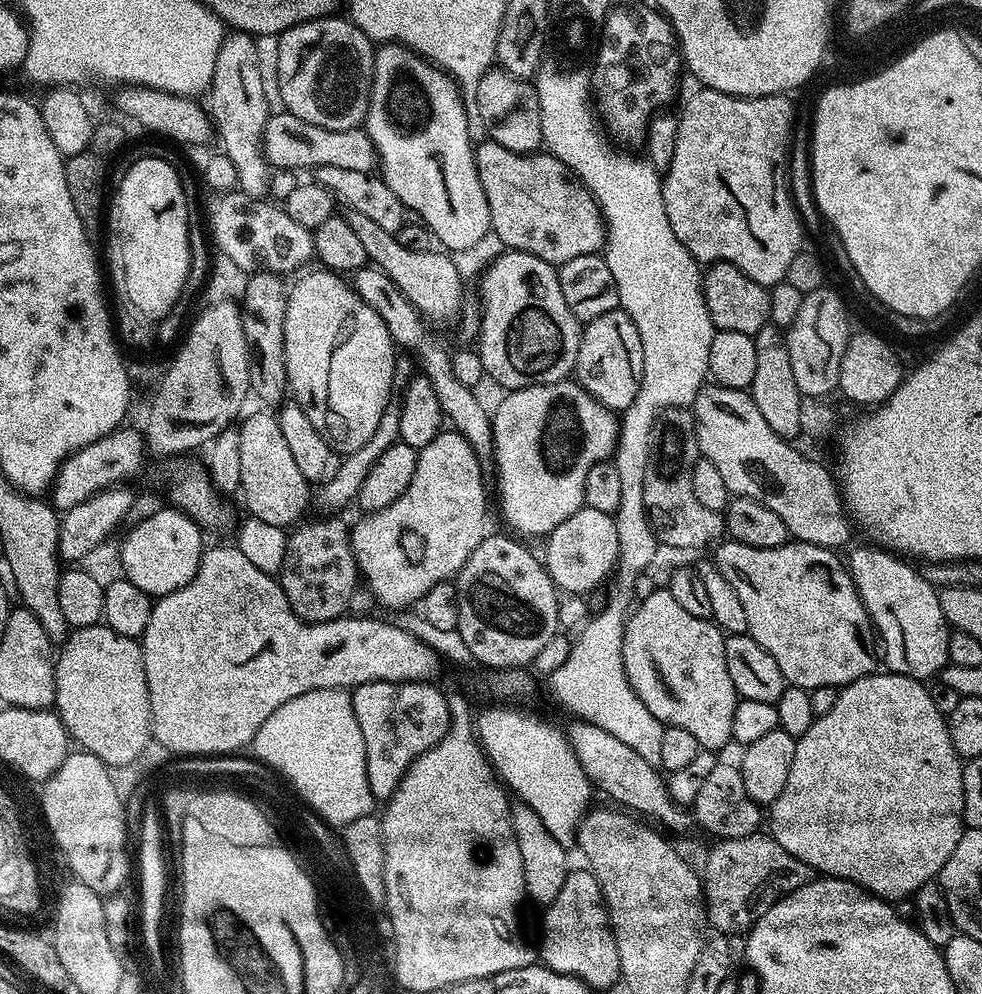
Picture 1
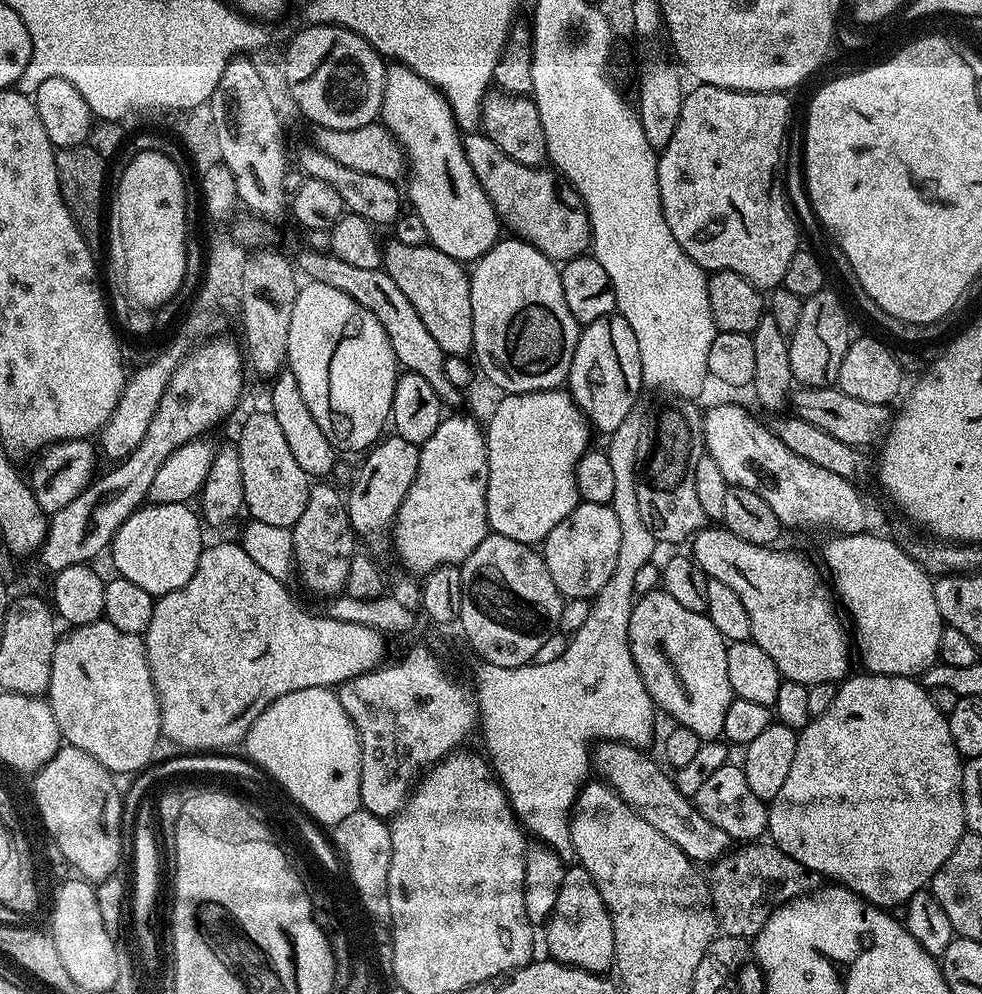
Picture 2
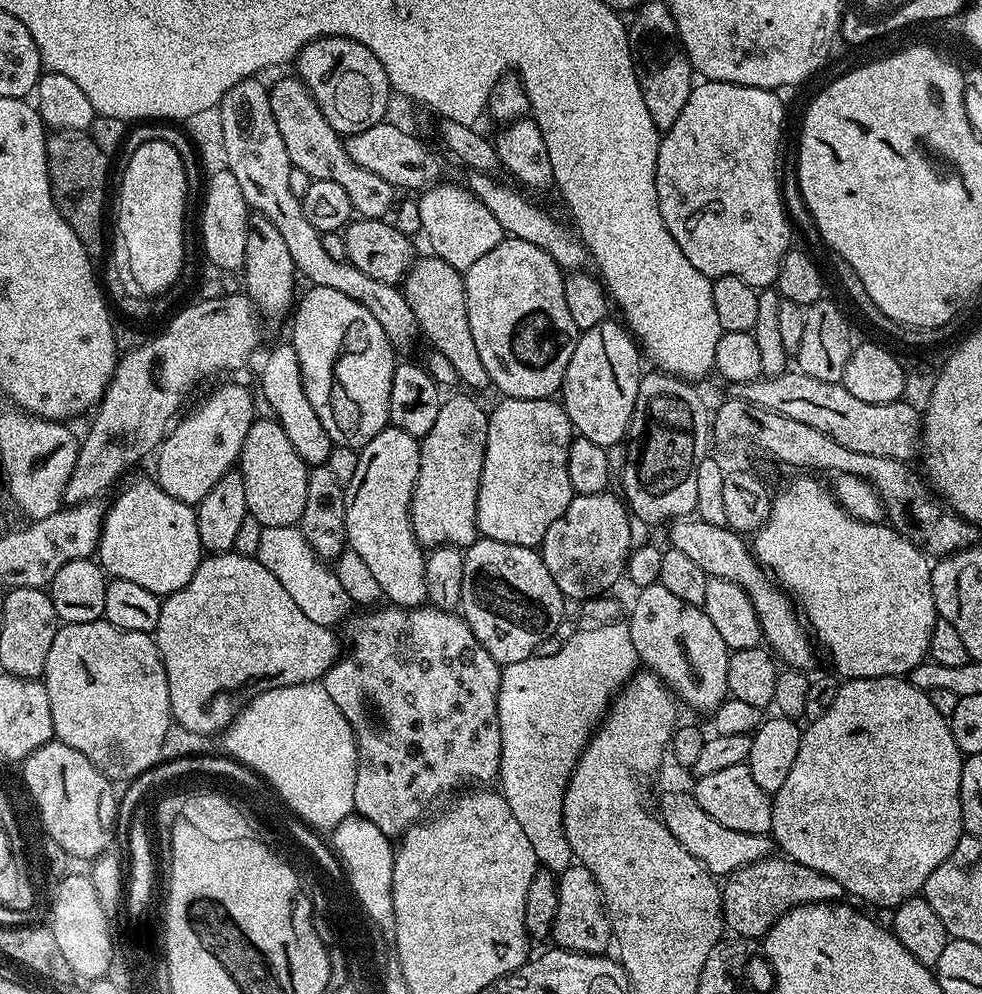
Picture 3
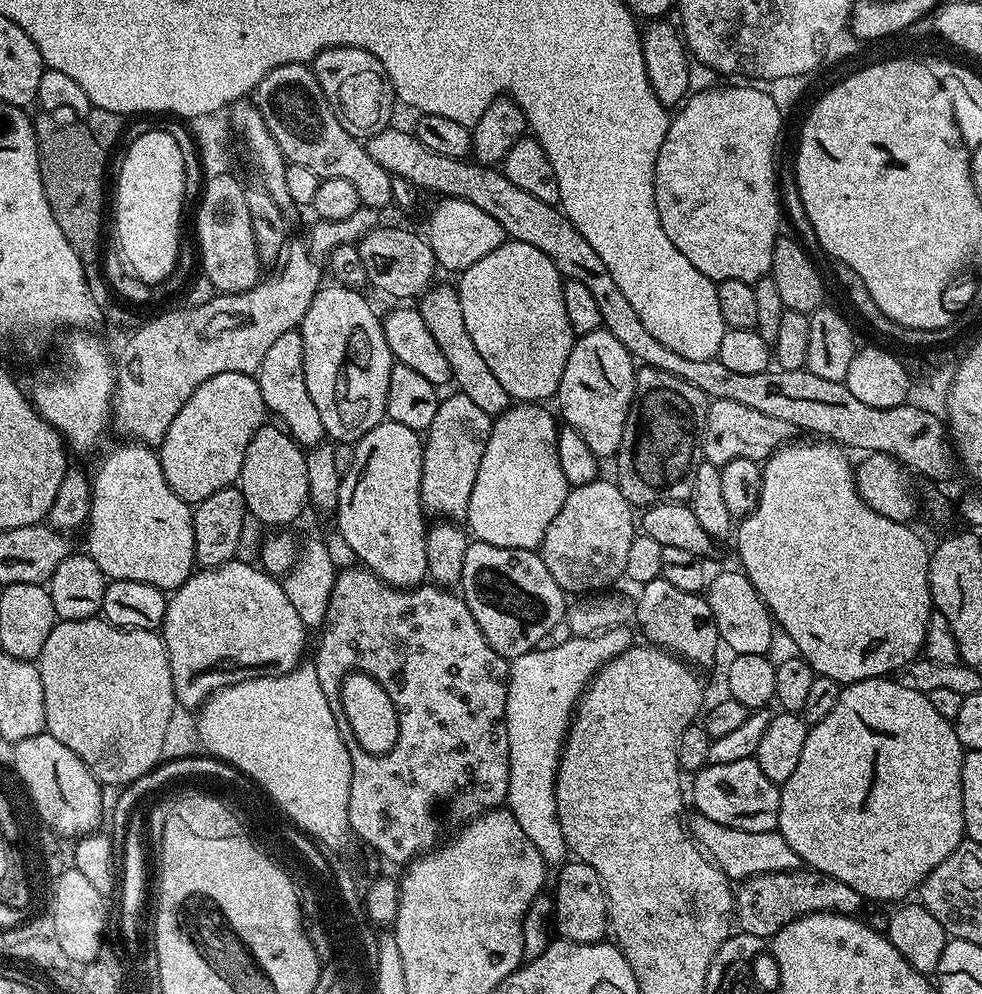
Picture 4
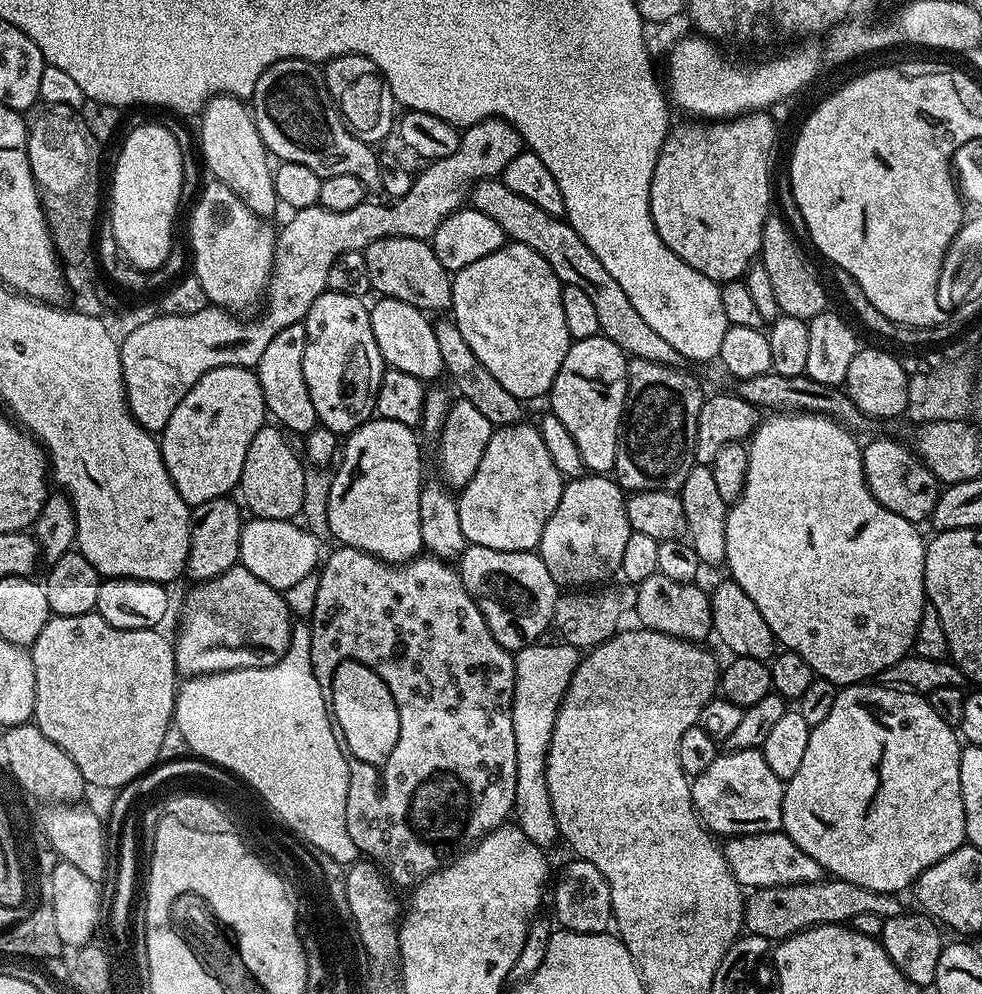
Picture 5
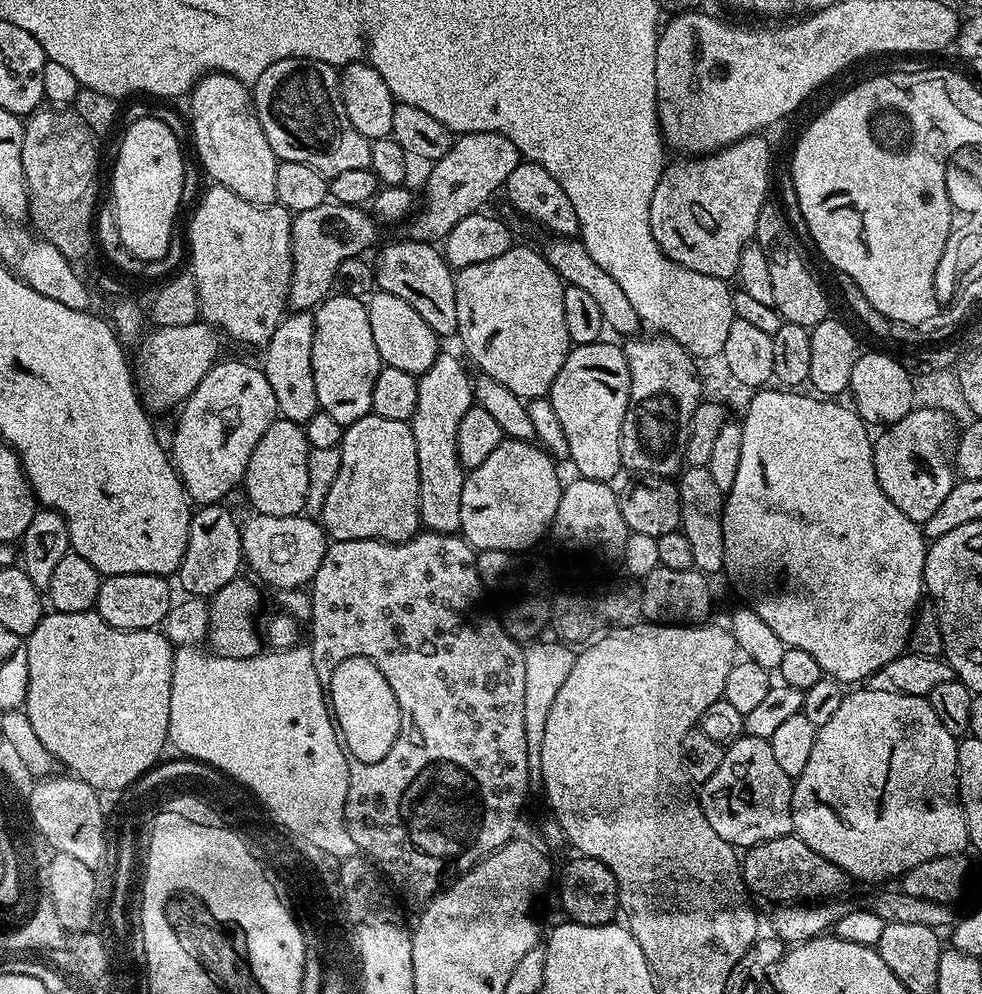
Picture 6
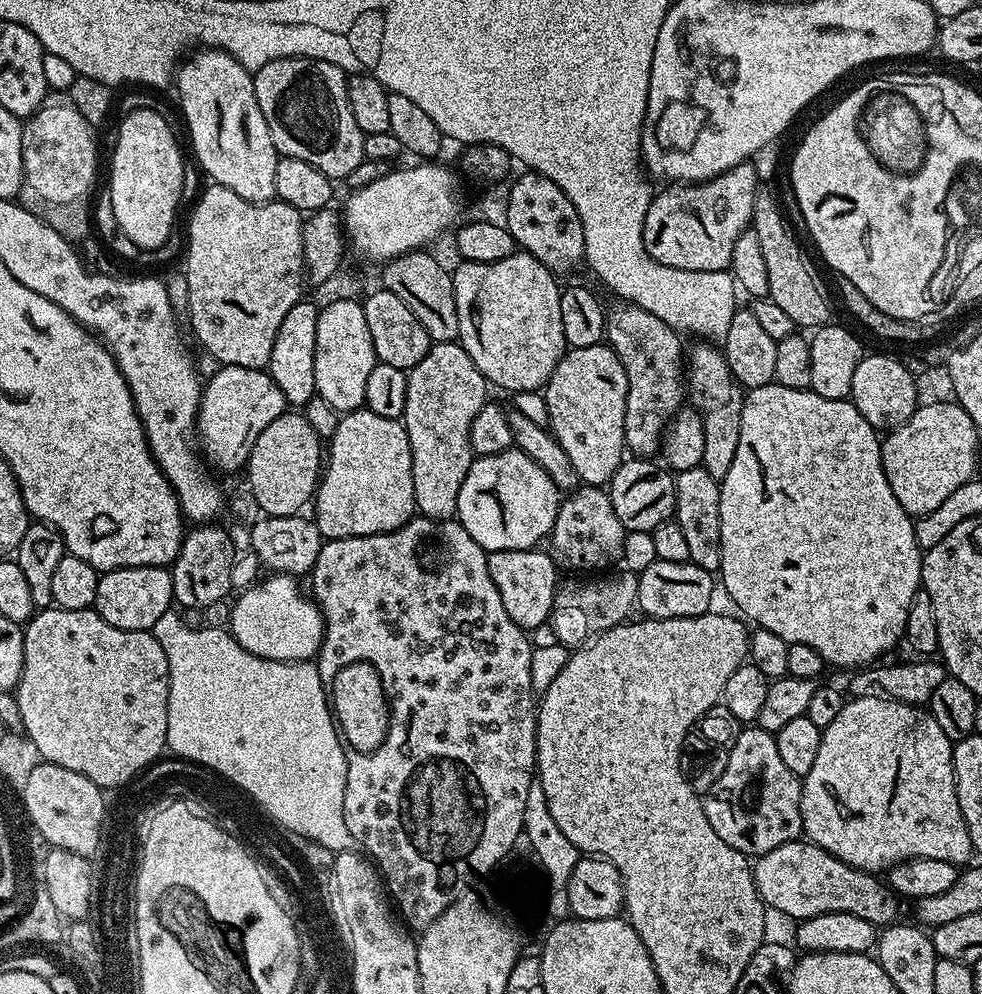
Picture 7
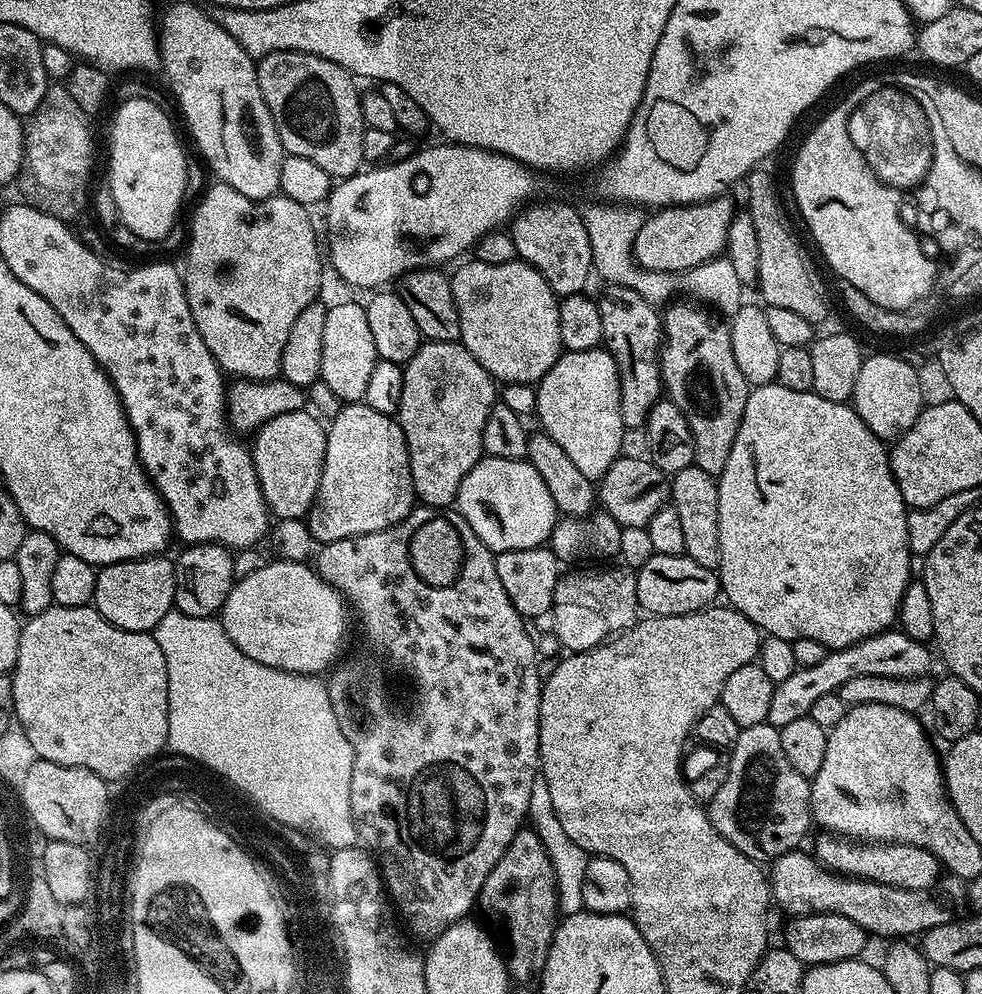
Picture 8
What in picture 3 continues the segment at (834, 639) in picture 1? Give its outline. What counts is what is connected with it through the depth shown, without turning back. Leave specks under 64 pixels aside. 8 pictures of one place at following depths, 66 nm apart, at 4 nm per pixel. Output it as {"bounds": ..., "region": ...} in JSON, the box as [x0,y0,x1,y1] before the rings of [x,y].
{"bounds":[667,518,814,670],"region":[[[685,518],[682,520],[671,521],[670,527],[667,529],[668,541],[667,543],[673,548],[682,550],[682,554],[686,554],[691,558],[697,566],[702,566],[702,570],[710,578],[717,576],[718,578],[726,578],[730,582],[738,582],[738,586],[742,586],[742,590],[746,590],[746,594],[750,598],[750,602],[754,602],[754,610],[758,614],[758,622],[760,623],[760,634],[763,643],[787,667],[799,668],[801,670],[811,669],[812,664],[812,642],[814,646],[813,637],[810,635],[809,629],[806,627],[805,621],[802,619],[801,613],[795,612],[792,609],[794,600],[791,595],[756,560],[750,551],[750,544],[741,533],[734,531],[727,526],[710,526],[710,522],[701,520],[699,518]]]}

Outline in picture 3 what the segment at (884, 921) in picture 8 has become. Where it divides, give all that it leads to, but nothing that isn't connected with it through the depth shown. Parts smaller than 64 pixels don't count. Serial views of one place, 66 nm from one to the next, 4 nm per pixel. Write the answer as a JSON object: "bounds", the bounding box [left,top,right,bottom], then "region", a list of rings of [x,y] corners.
{"bounds":[658,791,774,878],"region":[[[691,791],[662,793],[658,815],[666,830],[670,830],[670,834],[674,834],[674,838],[678,838],[678,842],[690,850],[695,860],[717,878],[727,878],[734,870],[773,855],[774,841],[771,835],[742,834],[742,830],[730,830],[730,826],[722,826],[722,822],[710,818],[710,814],[698,806]]]}

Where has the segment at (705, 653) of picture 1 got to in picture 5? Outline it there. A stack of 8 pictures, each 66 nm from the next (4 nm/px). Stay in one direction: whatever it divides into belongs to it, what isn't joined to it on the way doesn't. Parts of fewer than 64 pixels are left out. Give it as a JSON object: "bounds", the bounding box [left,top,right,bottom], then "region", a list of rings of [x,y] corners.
{"bounds":[635,575,713,642],"region":[[[655,575],[646,578],[636,588],[635,619],[645,628],[655,632],[665,632],[676,636],[679,640],[693,642],[707,641],[707,636],[713,635],[712,601],[707,591],[699,588],[699,583],[678,582],[674,578]]]}

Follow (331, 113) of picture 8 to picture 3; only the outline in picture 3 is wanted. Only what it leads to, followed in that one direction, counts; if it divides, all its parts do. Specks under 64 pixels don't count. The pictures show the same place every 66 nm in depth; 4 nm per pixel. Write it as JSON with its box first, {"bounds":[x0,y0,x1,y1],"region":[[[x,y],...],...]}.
{"bounds":[268,78,398,220],"region":[[[299,78],[280,80],[276,85],[271,85],[268,88],[268,98],[274,122],[278,124],[278,134],[282,134],[282,142],[286,142],[286,154],[290,154],[292,167],[303,170],[309,180],[338,182],[338,186],[346,190],[353,213],[357,217],[382,220],[393,211],[398,200],[397,189],[392,188],[390,182],[378,178],[378,174],[358,166],[358,162],[354,162],[354,158],[346,154],[341,133],[336,132],[330,122],[326,122],[326,118],[308,93],[307,86]]]}

